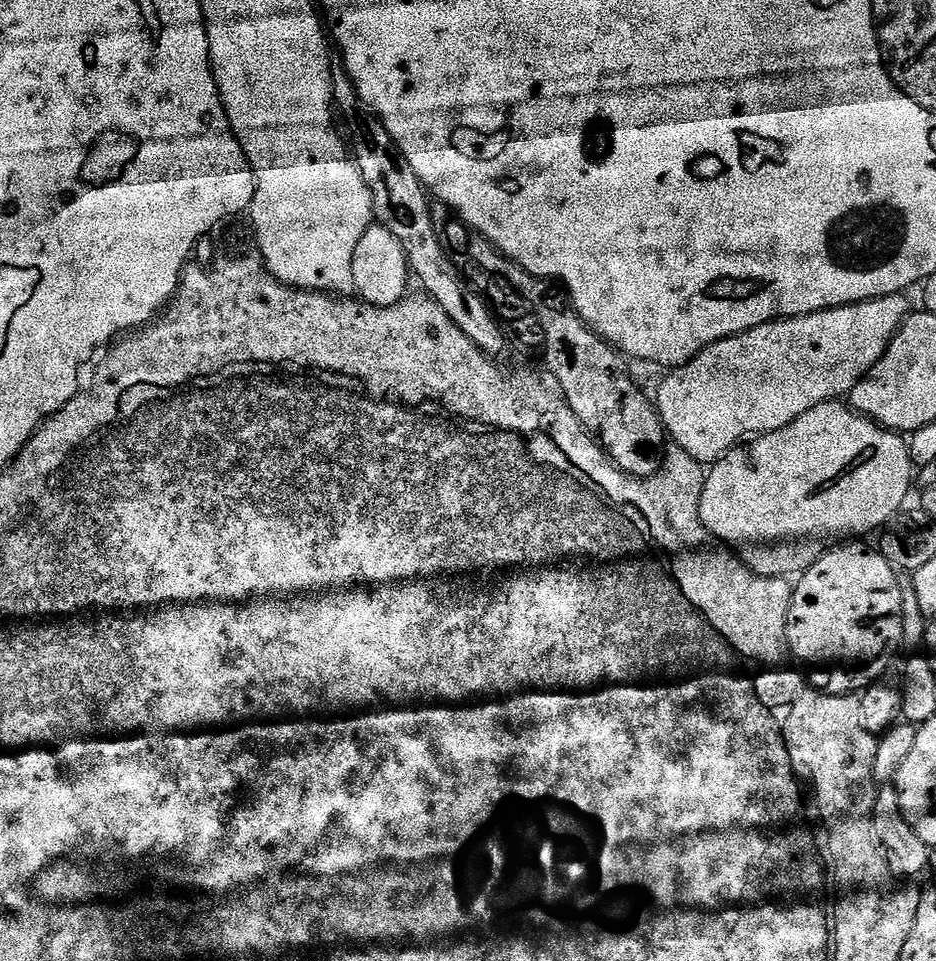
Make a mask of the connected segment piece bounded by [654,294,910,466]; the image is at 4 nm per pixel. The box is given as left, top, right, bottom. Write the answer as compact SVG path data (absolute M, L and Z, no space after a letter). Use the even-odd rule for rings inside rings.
M904 294L883 296L877 300L867 300L861 304L847 304L841 308L828 308L825 312L815 312L809 316L793 316L783 320L773 320L771 324L763 324L754 330L746 330L742 334L731 336L730 338L719 340L710 346L706 346L689 364L682 364L679 368L675 369L674 374L669 375L672 376L669 380L662 381L660 389L656 392L656 396L654 392L654 403L671 443L677 448L686 450L686 454L693 456L699 464L711 466L721 456L732 451L741 442L747 441L749 438L762 436L766 432L782 430L782 426L786 426L790 422L802 418L802 414L806 414L806 410L814 410L814 406L824 404L828 400L839 401L841 398L847 397L851 393L852 387L880 361L882 354L886 354L886 350L890 346L892 339L896 337L896 332L901 324L908 319L910 315L908 298Z

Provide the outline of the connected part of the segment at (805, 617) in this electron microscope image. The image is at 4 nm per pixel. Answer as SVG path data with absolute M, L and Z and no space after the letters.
M848 542L845 548L836 548L833 552L828 552L825 556L820 556L811 561L808 567L804 569L799 577L800 581L795 581L792 590L792 601L788 608L788 627L786 629L786 644L792 652L800 660L805 660L808 664L845 664L849 668L849 672L840 672L836 676L835 691L840 694L848 694L853 691L852 684L857 690L863 690L873 683L888 668L888 663L892 660L892 655L896 651L901 651L903 642L903 616L902 616L902 592L899 589L901 577L898 575L897 569L893 568L890 562L886 562L886 558L875 547L859 548L859 543Z

